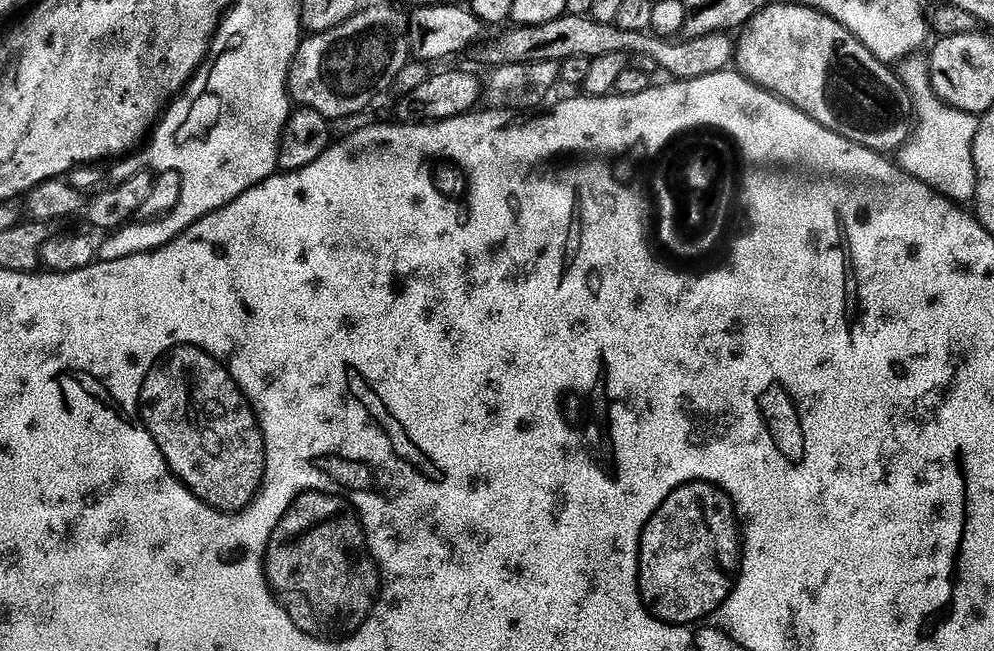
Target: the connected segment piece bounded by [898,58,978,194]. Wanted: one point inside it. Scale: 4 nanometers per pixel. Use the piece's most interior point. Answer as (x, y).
(941, 156)

